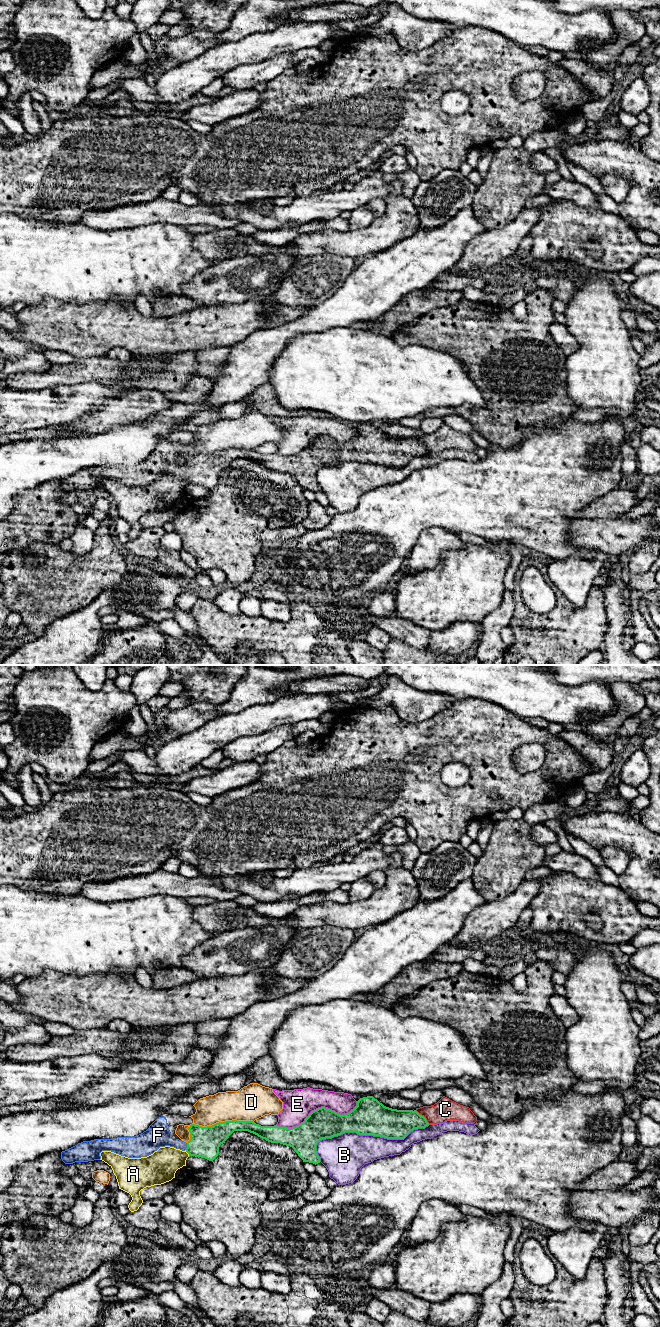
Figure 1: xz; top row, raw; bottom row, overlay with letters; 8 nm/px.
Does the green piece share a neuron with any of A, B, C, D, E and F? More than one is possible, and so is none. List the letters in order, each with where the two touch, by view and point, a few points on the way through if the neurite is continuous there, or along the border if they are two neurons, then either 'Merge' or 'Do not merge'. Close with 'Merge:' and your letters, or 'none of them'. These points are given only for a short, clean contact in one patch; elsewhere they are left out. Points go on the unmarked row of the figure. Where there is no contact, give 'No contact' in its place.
A: Touches green at xz (187, 480). Do not merge
B: Touches green at xz (369, 462). Do not merge
C: Touches green at xz (423, 444). Do not merge
D: Touches green at xz (214, 452). Do not merge
E: Touches green at xz (318, 436). Do not merge
F: Touches green at xz (187, 474). Path across: xz (204, 470), (198, 474), (187, 474), (171, 471), (158, 463). Merge
Merge: F

